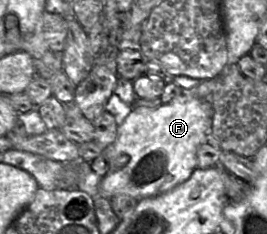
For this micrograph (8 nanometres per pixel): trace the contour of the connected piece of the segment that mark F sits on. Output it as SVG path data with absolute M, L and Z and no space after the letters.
M187 90L156 108L133 107L119 126L116 140L101 155L107 163L107 172L100 180L99 195L110 199L116 194L126 194L140 200L162 194L185 182L197 167L196 154L200 143L207 134L212 133L212 117L210 102L189 94Z

